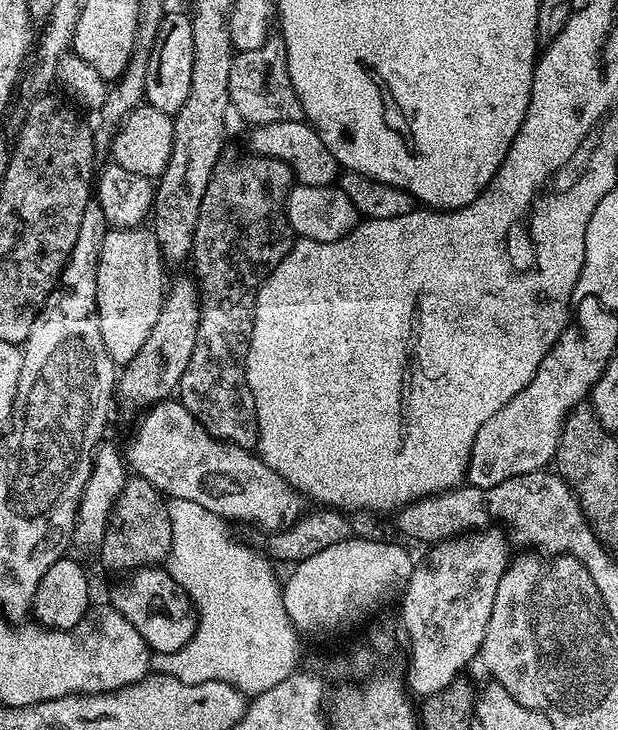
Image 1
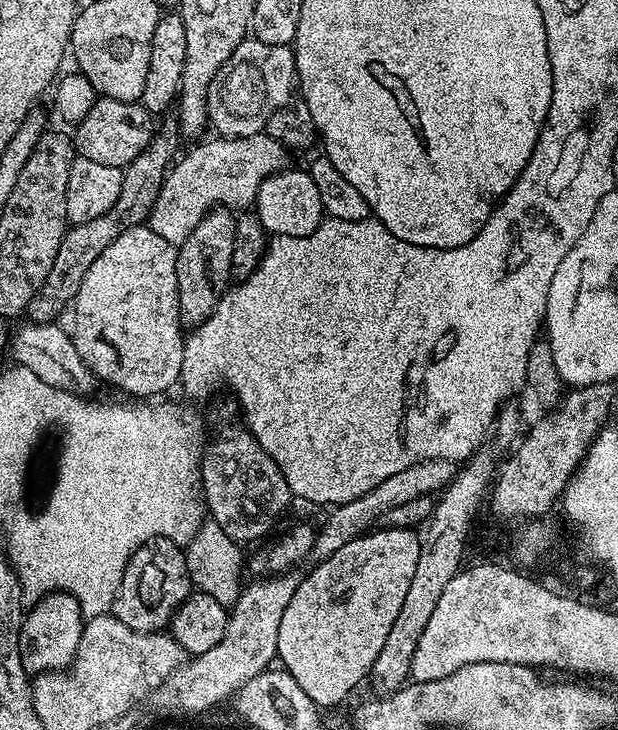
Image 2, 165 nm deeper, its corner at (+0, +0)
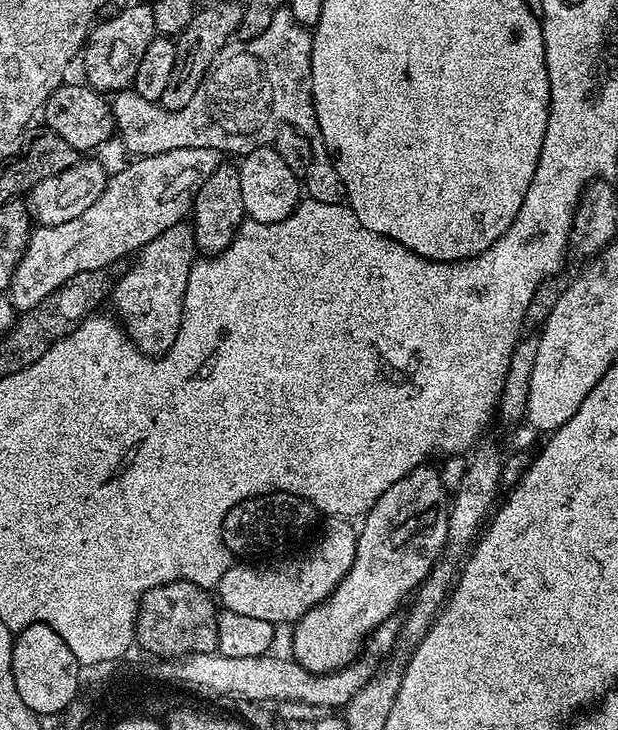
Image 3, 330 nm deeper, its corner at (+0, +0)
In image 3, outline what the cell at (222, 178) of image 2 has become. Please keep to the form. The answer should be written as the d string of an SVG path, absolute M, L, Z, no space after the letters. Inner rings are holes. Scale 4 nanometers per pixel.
M174 149L153 156L133 159L121 172L113 171L102 198L62 226L36 226L26 250L12 275L6 292L17 310L33 308L74 274L120 264L123 256L131 257L162 230L181 223L191 213L192 203L202 190L202 182L218 170L221 153L210 149Z

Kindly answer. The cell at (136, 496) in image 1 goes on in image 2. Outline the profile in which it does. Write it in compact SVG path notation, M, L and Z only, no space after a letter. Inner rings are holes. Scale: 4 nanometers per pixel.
M155 536L138 546L128 559L110 612L118 618L118 622L126 622L130 630L158 632L169 627L171 616L193 591L185 549L170 538Z

